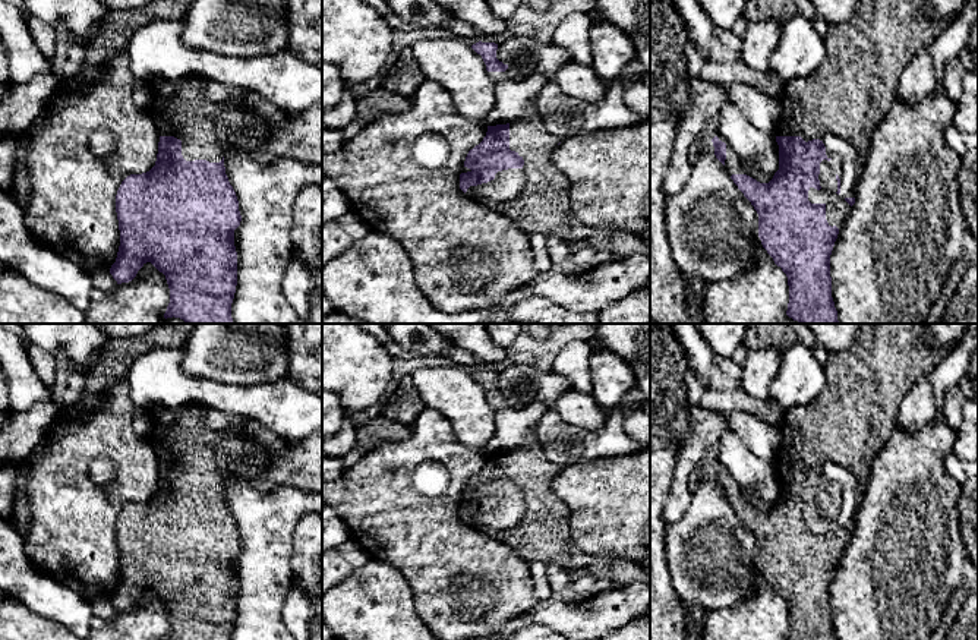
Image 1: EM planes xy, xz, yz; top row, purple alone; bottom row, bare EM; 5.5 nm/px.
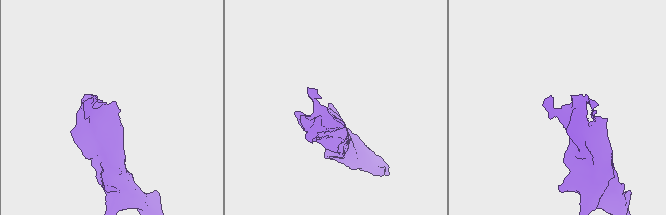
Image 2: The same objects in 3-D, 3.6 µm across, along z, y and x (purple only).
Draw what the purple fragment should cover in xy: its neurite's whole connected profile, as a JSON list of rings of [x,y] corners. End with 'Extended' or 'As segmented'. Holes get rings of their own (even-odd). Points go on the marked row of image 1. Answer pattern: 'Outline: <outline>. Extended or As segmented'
Outline: [[[198,76],[179,81],[155,78],[145,83],[151,95],[149,116],[160,133],[158,154],[149,171],[127,176],[117,190],[120,246],[110,274],[117,284],[129,283],[151,262],[165,275],[170,289],[165,319],[233,324],[231,303],[237,286],[234,230],[242,215],[225,174],[228,142],[217,132],[217,104],[204,95],[205,79]]]. Extended

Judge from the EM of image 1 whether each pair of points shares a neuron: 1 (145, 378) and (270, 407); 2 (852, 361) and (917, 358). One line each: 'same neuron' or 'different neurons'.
1: same neuron
2: same neuron

